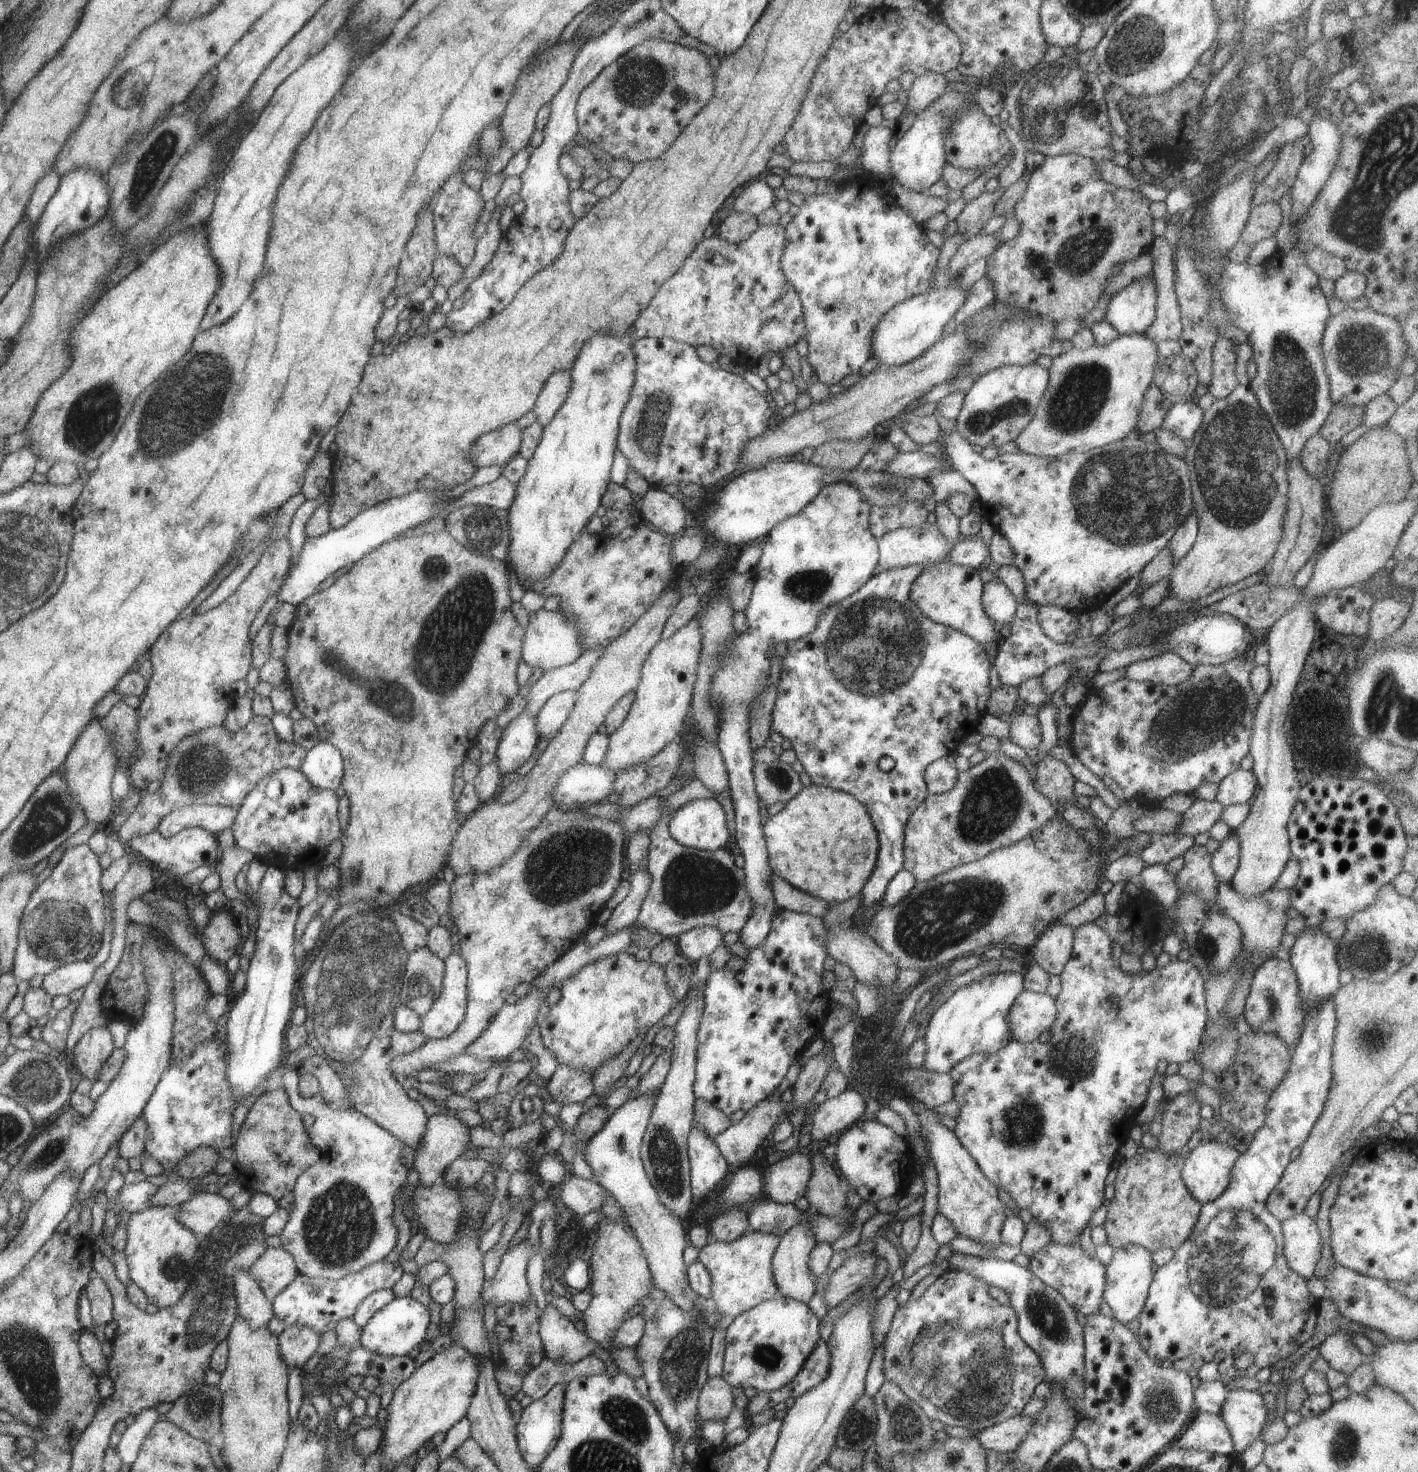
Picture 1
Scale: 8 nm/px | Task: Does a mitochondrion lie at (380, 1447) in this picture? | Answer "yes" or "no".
no

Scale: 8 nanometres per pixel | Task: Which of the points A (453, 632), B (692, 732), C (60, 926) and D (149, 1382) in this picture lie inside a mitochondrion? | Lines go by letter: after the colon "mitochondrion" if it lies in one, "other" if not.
A: mitochondrion
B: other
C: mitochondrion
D: other

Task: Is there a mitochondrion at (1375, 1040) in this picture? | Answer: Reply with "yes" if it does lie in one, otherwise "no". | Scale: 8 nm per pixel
yes

